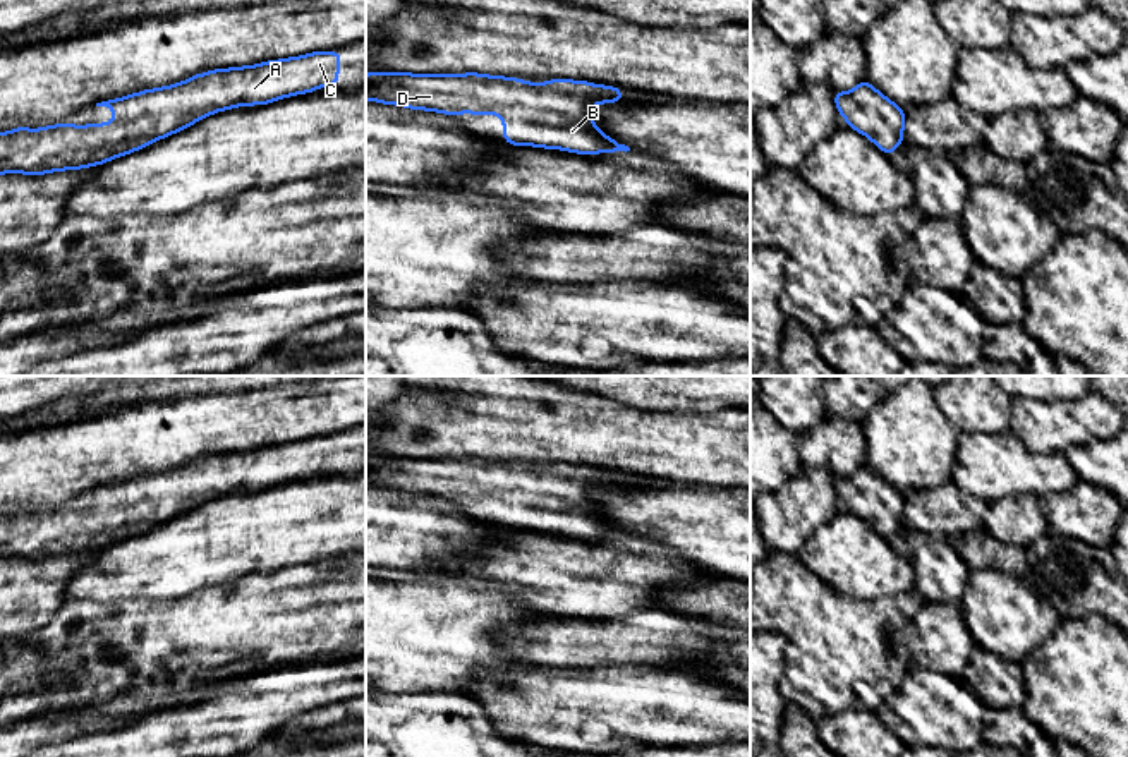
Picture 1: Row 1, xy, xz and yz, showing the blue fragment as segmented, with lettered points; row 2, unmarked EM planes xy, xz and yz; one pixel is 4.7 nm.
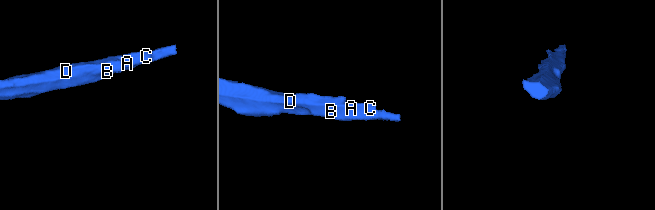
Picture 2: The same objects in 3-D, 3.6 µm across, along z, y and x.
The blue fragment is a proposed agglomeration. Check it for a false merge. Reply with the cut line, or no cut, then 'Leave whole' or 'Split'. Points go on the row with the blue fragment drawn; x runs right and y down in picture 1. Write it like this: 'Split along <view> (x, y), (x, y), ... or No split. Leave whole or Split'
No split. Leave whole

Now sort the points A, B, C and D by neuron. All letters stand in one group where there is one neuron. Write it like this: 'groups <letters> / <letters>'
groups A B C D

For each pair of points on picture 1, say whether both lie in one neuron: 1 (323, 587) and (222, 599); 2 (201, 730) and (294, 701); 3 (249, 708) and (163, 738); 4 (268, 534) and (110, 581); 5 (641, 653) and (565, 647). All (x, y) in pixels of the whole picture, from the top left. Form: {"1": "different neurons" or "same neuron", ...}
{"1": "same neuron", "2": "same neuron", "3": "same neuron", "4": "same neuron", "5": "same neuron"}

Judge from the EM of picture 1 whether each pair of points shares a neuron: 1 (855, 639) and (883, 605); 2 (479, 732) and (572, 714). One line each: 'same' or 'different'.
1: same
2: different

